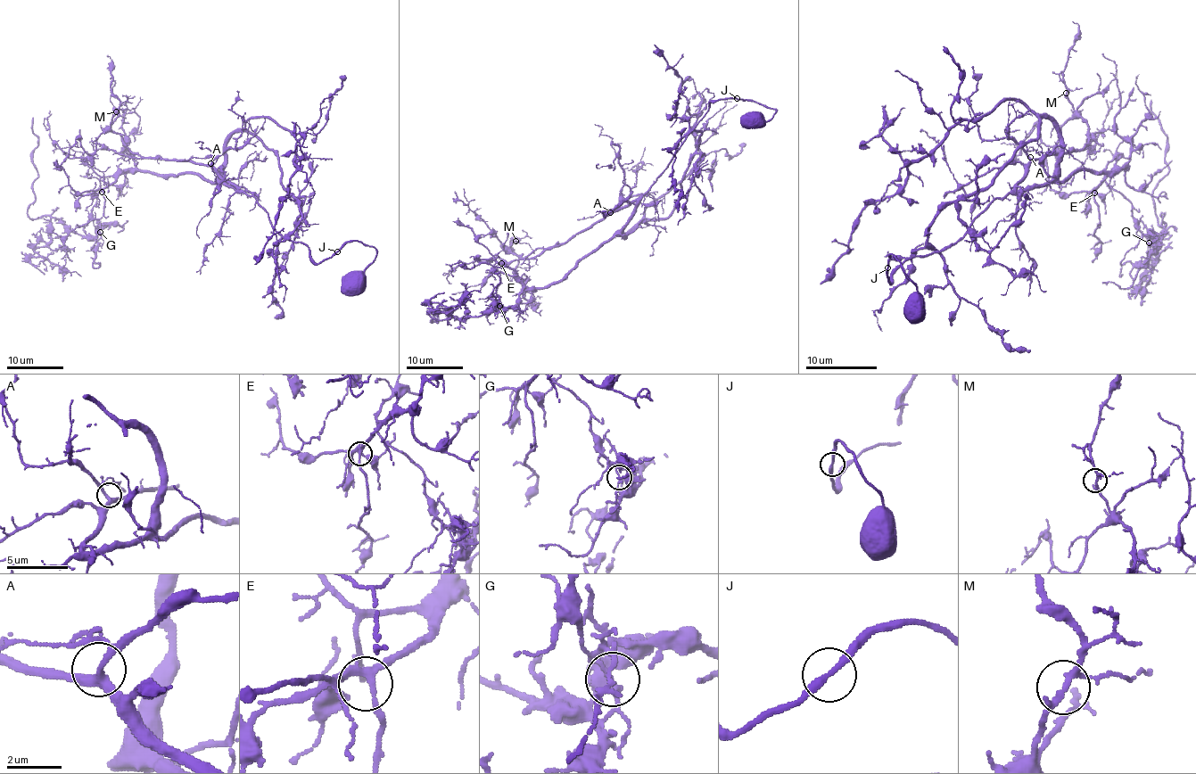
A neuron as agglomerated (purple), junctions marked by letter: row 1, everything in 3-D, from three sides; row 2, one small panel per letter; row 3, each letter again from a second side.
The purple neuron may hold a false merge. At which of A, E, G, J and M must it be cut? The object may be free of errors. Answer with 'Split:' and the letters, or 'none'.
Split: G

